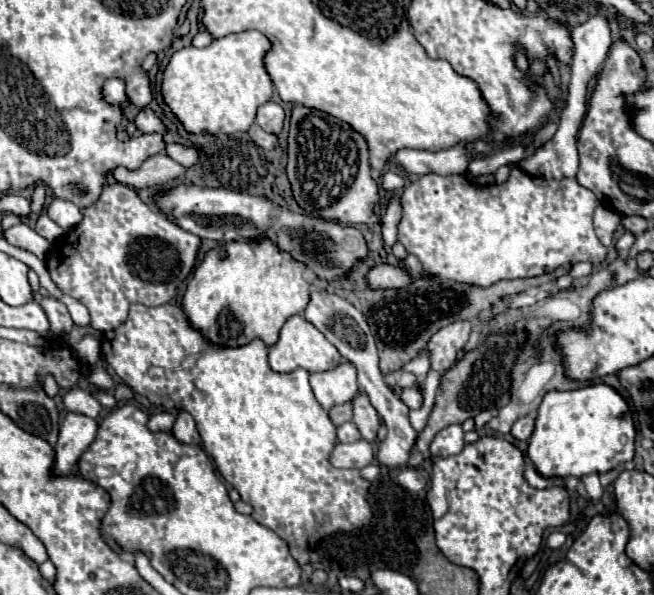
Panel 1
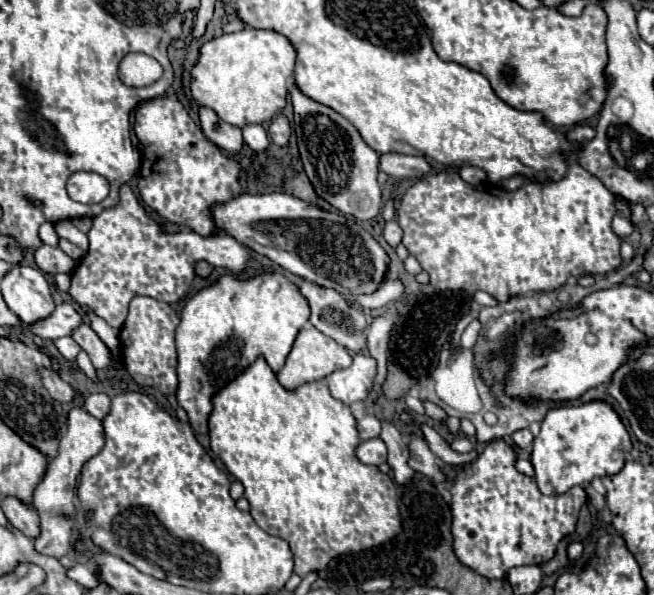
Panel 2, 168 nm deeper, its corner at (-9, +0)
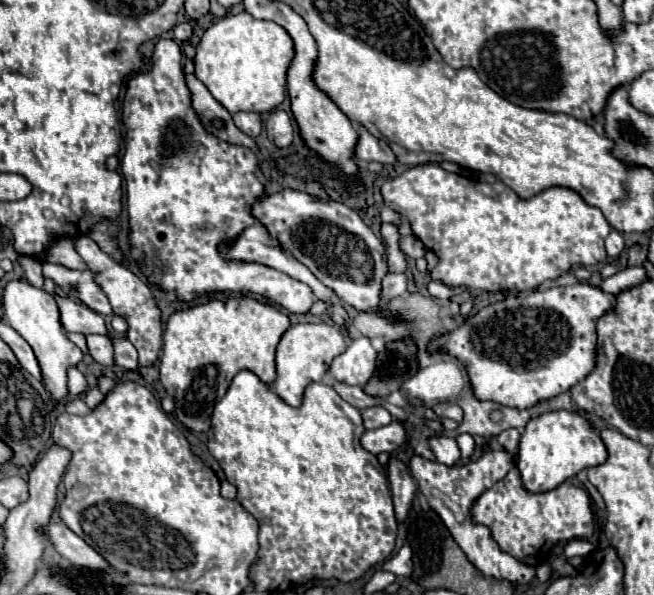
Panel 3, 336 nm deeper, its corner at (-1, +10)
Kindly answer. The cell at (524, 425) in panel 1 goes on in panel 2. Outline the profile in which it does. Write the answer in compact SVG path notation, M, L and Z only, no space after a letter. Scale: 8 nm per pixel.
M523 428L523 430L517 430L517 432L513 432L513 442L519 446L519 448L529 448L531 446L531 442L533 442L533 434L531 434L531 430L529 428Z

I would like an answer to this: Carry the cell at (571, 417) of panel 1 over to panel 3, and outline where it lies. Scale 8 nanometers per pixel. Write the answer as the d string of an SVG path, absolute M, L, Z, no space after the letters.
M567 410L545 412L537 420L529 420L517 452L517 468L521 472L523 486L529 492L549 492L583 468L599 466L605 460L607 448L597 430L593 430L585 416Z

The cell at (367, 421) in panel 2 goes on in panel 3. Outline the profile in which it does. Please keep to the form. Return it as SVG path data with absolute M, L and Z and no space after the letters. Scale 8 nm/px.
M381 406L365 408L365 410L361 410L361 416L363 416L363 424L365 424L367 430L387 426L393 420L393 416L389 414L389 410L387 408L381 408Z

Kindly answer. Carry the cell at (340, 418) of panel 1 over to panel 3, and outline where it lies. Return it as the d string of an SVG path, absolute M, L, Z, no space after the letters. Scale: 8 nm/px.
M387 272L383 278L383 302L389 302L405 292L407 292L407 274Z

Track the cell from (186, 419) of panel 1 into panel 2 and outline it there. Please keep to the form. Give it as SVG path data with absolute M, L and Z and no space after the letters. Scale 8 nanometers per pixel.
M263 270L253 278L239 278L233 274L223 274L211 286L199 290L183 308L181 324L177 326L175 340L177 340L177 354L179 354L179 388L177 400L185 408L189 416L189 424L193 432L207 434L207 416L211 412L211 396L227 382L231 382L241 370L245 370L259 354L265 356L267 364L277 372L293 346L295 336L309 320L309 302L297 290L285 274L275 270Z

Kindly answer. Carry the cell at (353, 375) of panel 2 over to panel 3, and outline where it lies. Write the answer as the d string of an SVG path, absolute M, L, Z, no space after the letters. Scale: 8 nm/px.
M359 336L353 338L347 350L331 362L329 376L351 386L363 386L373 376L375 362L377 352L373 350L371 340L367 336Z

